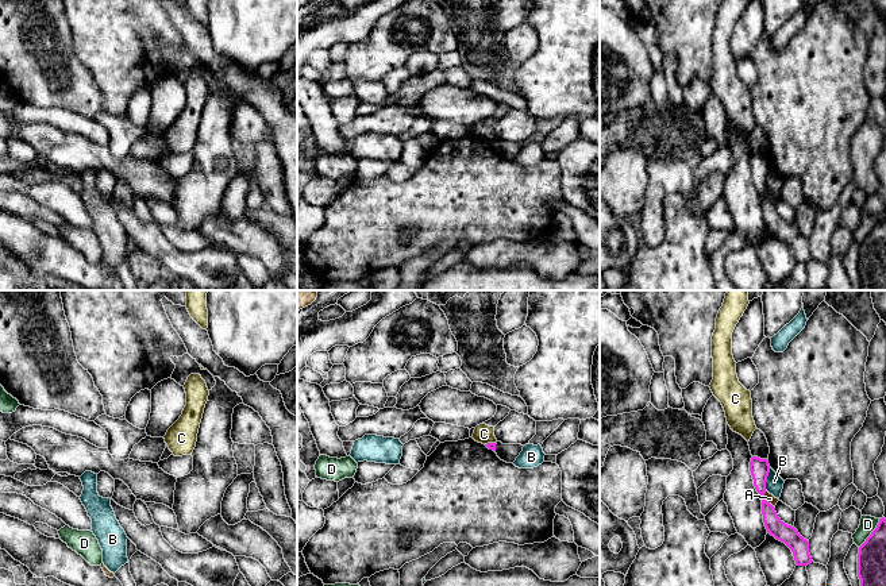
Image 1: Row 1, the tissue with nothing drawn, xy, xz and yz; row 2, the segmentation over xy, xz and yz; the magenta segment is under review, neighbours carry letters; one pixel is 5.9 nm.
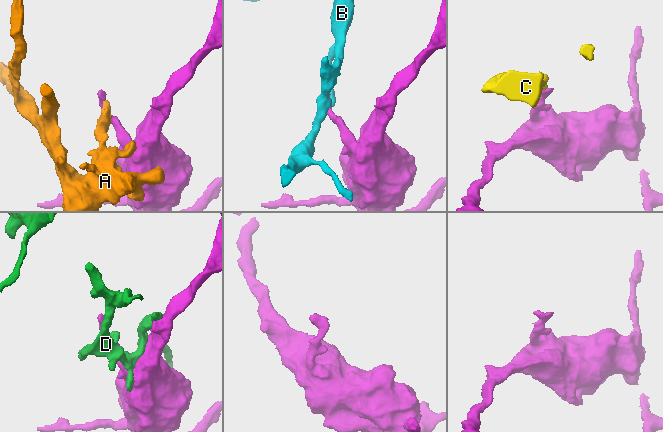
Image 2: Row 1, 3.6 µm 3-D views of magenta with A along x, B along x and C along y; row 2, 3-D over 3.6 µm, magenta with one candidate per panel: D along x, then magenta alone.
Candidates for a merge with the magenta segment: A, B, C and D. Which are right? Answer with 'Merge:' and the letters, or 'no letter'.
Merge: no letter

